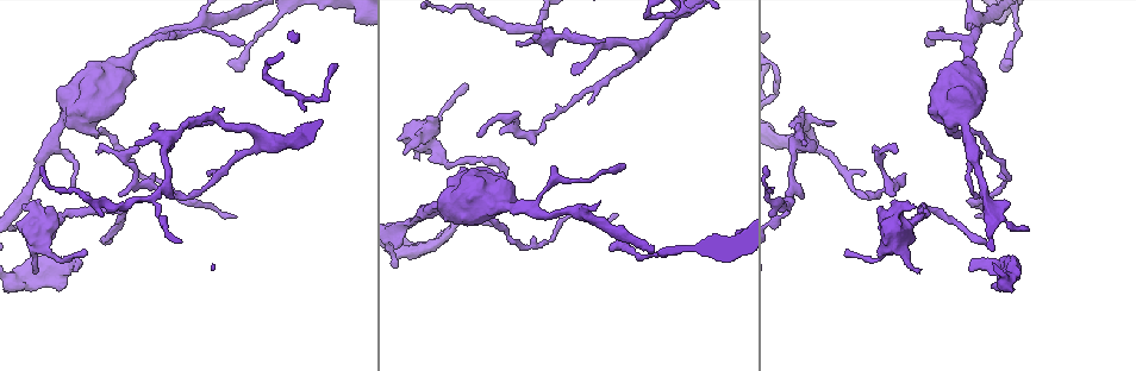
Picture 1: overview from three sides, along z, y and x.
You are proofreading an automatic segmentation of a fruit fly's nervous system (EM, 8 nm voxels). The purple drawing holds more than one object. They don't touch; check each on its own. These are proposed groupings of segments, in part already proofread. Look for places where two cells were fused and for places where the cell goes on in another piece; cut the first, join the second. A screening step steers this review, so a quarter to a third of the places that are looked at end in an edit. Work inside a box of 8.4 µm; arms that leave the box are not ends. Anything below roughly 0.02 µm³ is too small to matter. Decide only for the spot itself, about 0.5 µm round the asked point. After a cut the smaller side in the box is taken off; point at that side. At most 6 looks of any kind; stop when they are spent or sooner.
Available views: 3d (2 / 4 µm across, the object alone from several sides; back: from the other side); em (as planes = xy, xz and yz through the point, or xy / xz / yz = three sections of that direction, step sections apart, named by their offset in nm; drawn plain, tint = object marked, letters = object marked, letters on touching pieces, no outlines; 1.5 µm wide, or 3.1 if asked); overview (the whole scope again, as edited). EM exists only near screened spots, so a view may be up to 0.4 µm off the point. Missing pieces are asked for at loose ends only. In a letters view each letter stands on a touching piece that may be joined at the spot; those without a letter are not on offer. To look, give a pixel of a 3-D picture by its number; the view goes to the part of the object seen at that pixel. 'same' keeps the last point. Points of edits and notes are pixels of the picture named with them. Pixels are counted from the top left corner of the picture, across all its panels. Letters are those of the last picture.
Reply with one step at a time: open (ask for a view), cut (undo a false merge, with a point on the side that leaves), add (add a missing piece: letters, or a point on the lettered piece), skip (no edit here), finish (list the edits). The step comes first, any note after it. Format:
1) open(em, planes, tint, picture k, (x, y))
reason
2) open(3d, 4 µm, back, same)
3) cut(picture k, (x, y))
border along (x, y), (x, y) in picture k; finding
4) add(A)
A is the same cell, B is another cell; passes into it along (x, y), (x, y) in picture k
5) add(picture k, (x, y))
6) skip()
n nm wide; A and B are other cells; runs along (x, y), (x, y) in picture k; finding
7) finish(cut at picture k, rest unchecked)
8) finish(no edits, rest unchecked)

open(em, xz, step 8, letters, picture 1, (24, 207))
free end

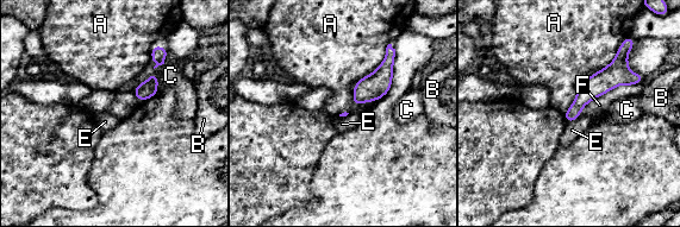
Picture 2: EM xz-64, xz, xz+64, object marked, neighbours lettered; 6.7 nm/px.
open(em, planes, letters, same)
cut it another way

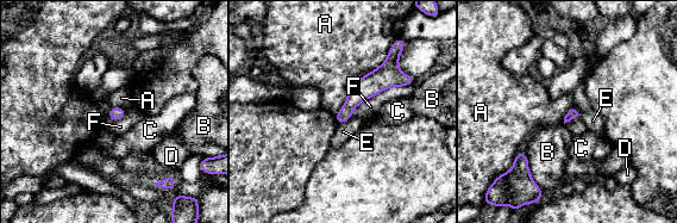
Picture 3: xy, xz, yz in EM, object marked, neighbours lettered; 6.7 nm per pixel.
skip()
A, B, C, D, E and F are other cells; runs along (403, 78), (375, 81), (339, 121) in picture 3; no lettered piece goes on from it

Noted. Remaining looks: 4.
open(em, xz, step 8, letters, picture 1, (122, 99))
free end

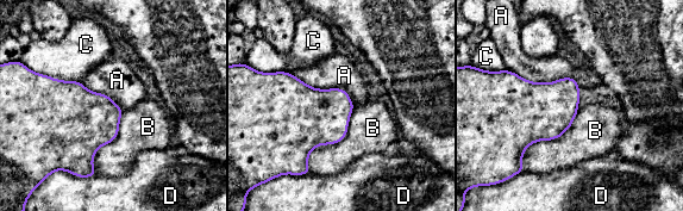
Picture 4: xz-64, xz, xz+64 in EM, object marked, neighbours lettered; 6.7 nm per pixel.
skip()
280 nm wide; A, B, C and D are other cells; no lettered piece goes on from it

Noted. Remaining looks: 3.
open(em, xy, step 4, tint, picture 1, (519, 45))
tapers out

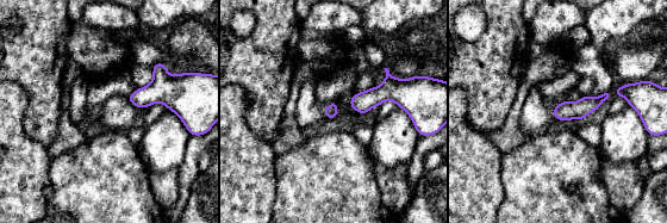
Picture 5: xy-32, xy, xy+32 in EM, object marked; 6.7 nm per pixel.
open(em, planes, letters, same)
another direction

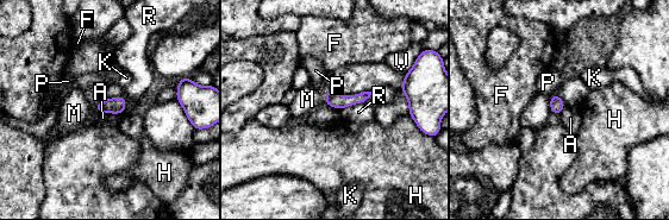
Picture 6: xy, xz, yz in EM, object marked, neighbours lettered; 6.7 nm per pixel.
add(M)
100 nm wide; R touches over 190 nm; M is the same cell, A, F, H, K, P, R and V are other cells; it goes on there

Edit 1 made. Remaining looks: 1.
finish(add at picture 6, rest unchecked)

